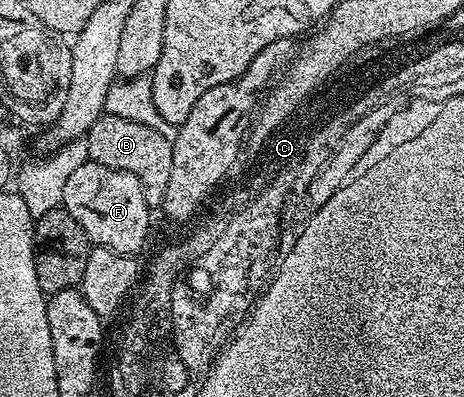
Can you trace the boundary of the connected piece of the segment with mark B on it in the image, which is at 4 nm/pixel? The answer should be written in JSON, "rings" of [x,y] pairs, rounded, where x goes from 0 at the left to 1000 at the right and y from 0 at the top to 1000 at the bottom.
{"rings":[[[220,290],[200,307],[183,345],[188,358],[188,398],[209,408],[218,418],[235,418],[244,428],[269,428],[304,458],[304,479],[313,489],[313,509],[330,529],[341,526],[341,509],[356,491],[356,469],[364,469],[364,426],[373,418],[373,385],[364,378],[366,358],[347,348],[338,327],[323,317],[304,317],[304,307],[278,307],[278,297],[252,297],[250,292]]]}

